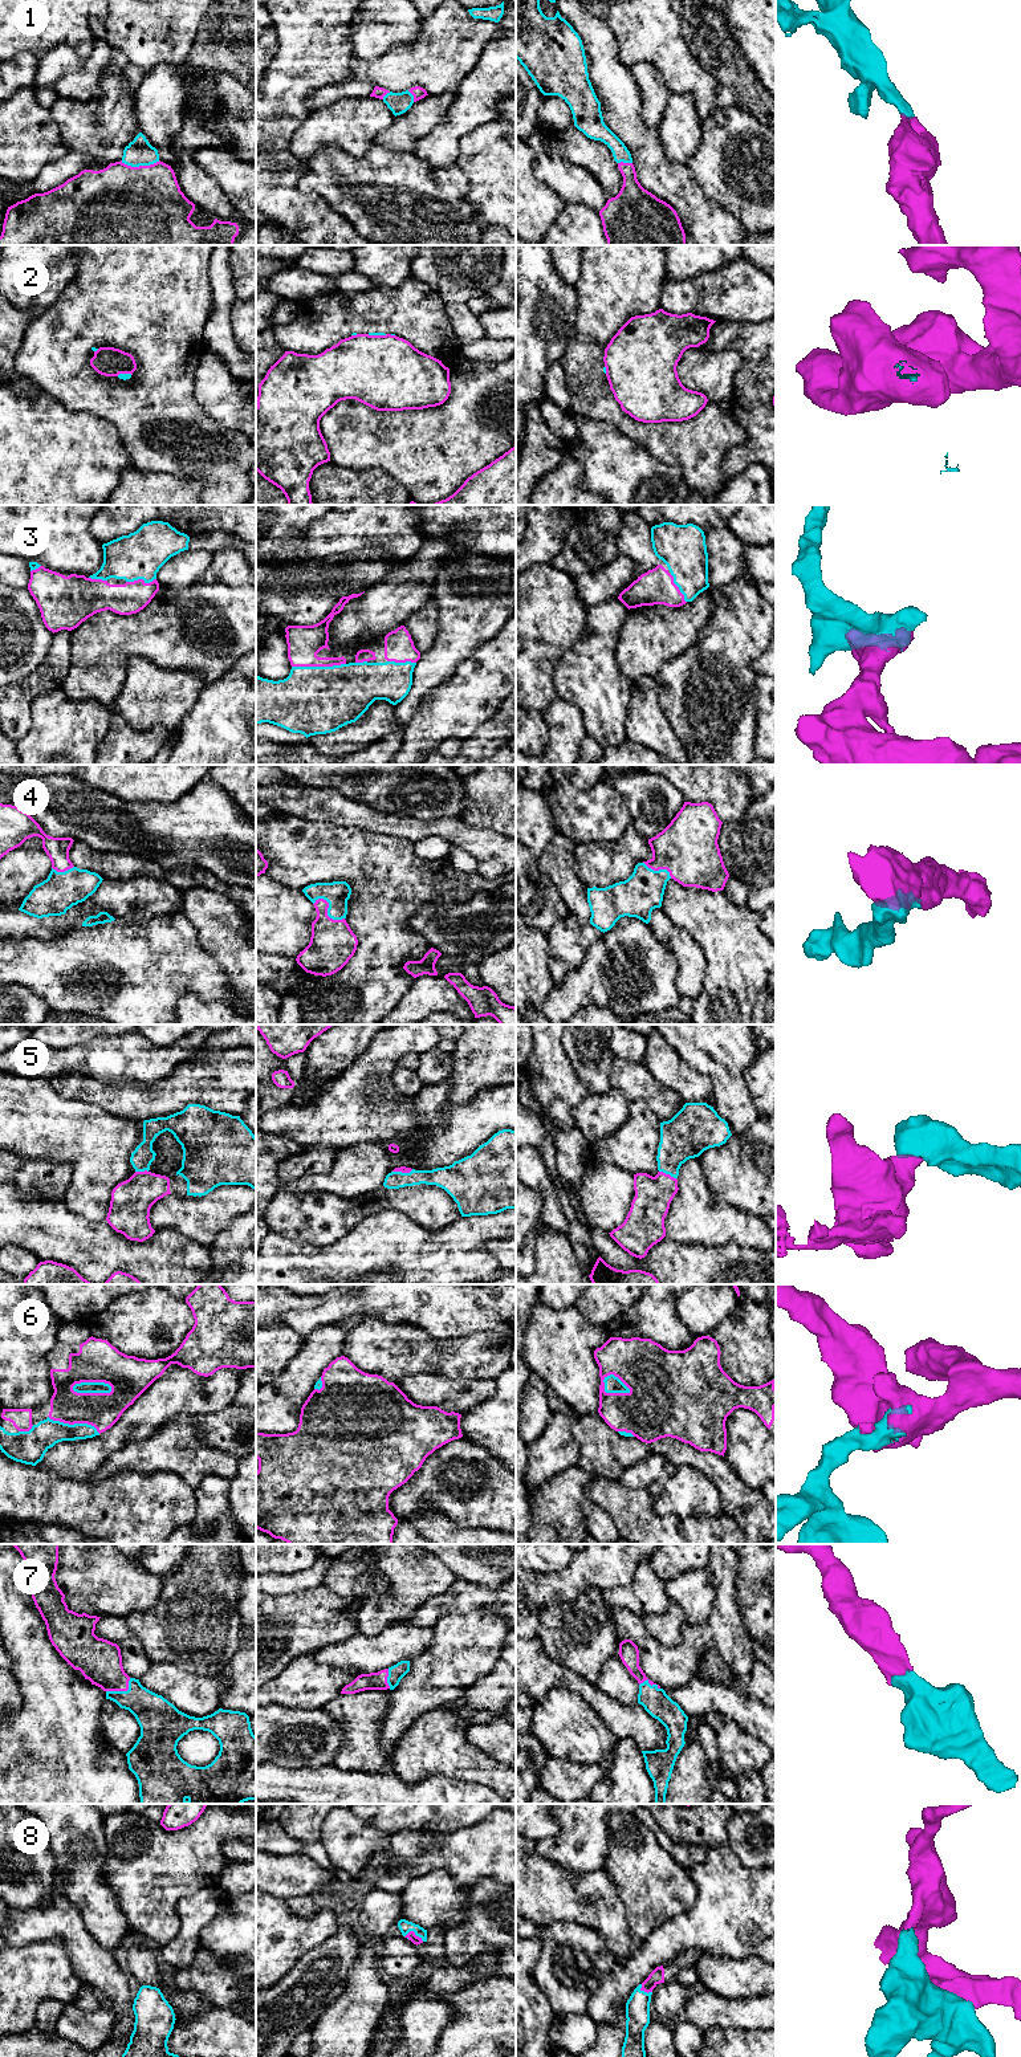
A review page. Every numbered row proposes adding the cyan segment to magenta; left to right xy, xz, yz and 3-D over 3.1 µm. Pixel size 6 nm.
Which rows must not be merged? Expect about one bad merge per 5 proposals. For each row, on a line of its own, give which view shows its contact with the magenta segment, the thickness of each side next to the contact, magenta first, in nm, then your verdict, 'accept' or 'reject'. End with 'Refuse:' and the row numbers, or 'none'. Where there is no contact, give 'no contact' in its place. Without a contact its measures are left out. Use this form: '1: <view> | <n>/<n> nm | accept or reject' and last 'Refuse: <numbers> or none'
1: xy | 500/160 nm | accept
2: xz | 460/20 nm | reject
3: xz | 200/420 nm | accept
4: xz | 280/150 nm | accept
5: yz | 220/260 nm | accept
6: xy | 260/60 nm | accept
7: xy | 260/220 nm | accept
8: xz | 50/80 nm | accept
Refuse: 2

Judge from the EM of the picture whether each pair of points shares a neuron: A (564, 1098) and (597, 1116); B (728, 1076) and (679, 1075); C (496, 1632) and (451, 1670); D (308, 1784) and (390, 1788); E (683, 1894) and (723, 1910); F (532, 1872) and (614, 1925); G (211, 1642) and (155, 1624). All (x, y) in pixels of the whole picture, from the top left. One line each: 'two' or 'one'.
A: two
B: two
C: one
D: one
E: two
F: one
G: one

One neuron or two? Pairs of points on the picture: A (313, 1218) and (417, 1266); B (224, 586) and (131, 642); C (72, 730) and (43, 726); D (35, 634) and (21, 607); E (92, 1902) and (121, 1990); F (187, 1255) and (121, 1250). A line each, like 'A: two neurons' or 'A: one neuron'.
A: two neurons
B: one neuron
C: one neuron
D: one neuron
E: two neurons
F: one neuron

